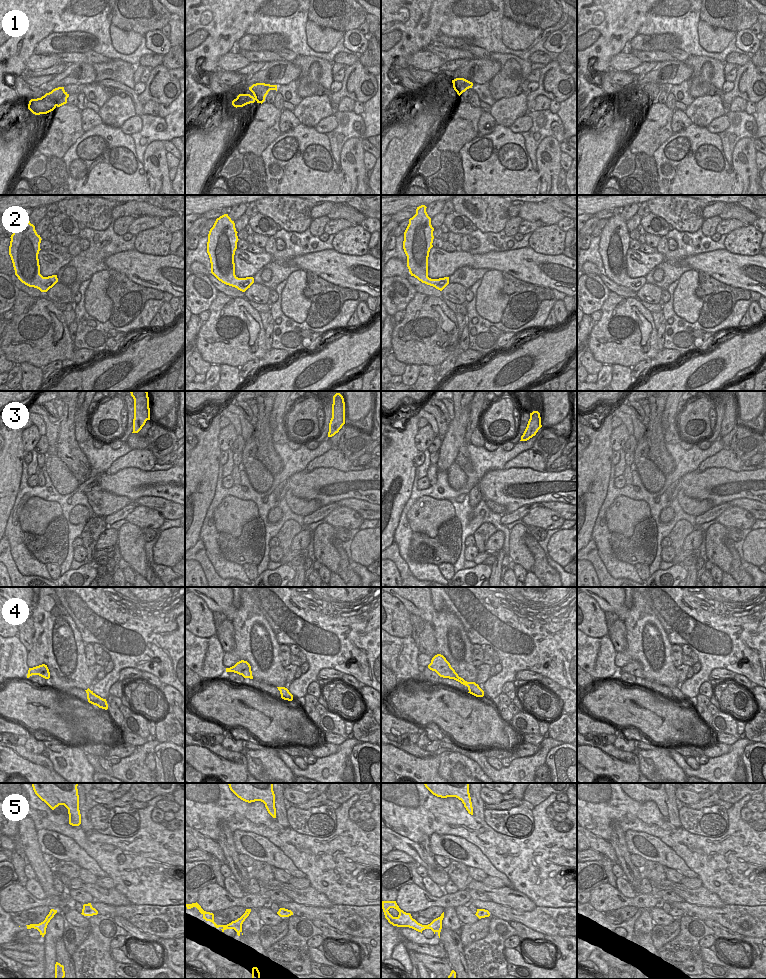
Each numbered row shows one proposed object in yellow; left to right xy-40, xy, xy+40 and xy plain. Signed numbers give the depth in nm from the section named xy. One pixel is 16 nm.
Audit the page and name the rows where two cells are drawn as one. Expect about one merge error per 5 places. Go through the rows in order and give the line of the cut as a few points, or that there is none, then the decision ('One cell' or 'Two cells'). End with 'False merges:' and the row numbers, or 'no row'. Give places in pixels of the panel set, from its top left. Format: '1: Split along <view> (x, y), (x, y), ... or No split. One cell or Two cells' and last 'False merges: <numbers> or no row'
1: No split. One cell
2: No split. One cell
3: No split. One cell
4: No split. One cell
5: No split. One cell
False merges: no row

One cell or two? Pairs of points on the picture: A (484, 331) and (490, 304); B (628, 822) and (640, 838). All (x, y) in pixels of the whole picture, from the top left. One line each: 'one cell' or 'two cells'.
A: two cells
B: two cells

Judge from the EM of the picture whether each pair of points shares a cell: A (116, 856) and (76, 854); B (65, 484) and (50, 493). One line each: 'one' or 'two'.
A: two
B: two

